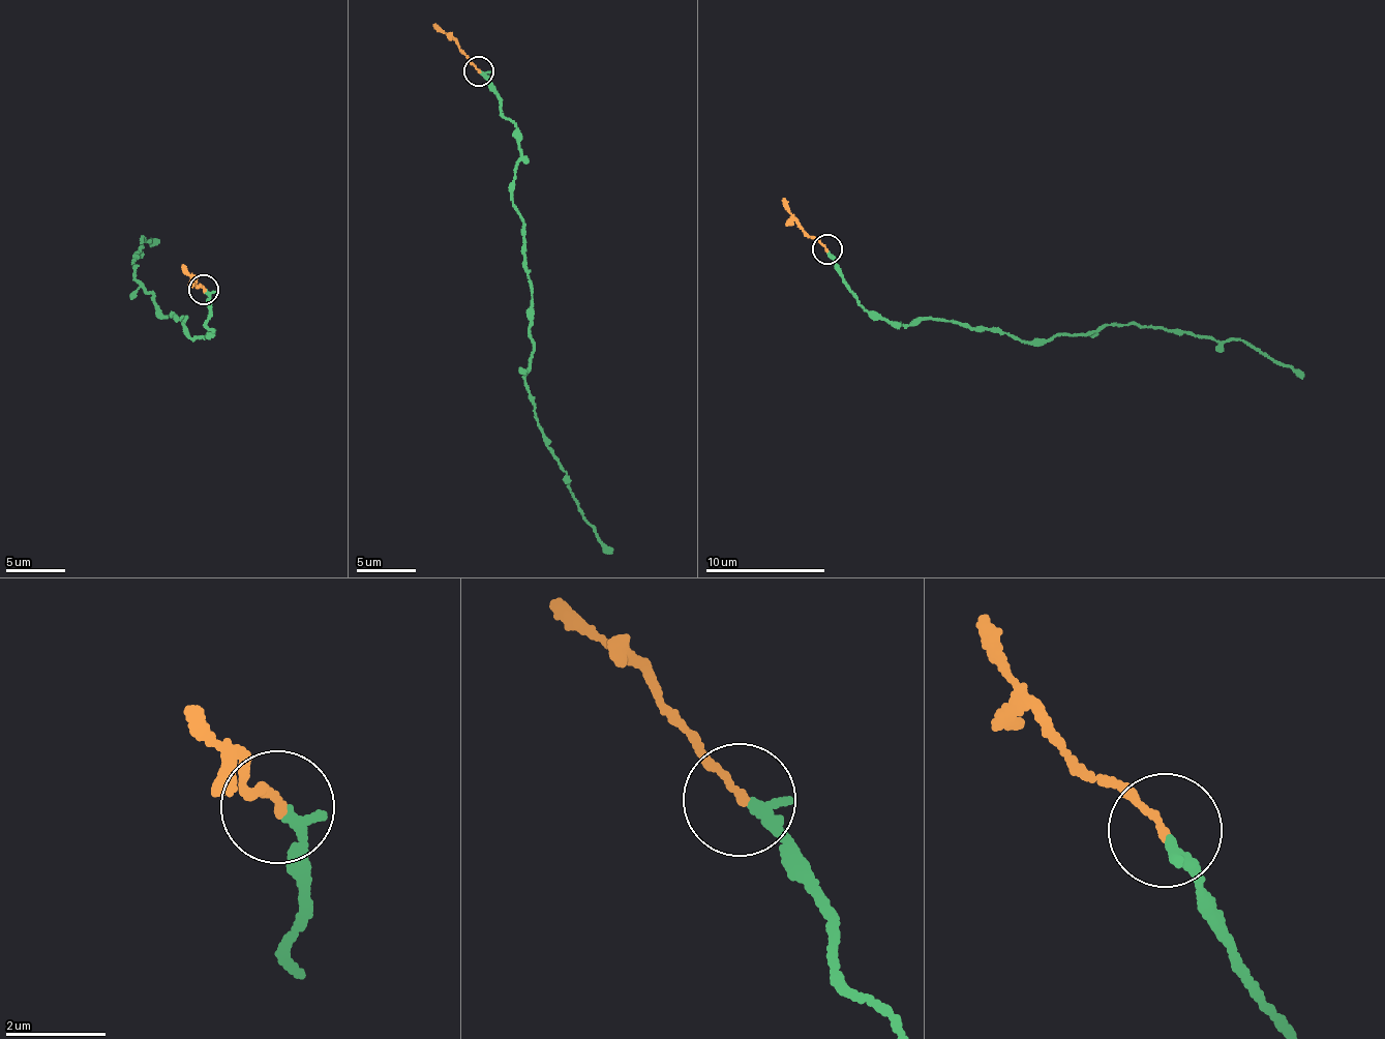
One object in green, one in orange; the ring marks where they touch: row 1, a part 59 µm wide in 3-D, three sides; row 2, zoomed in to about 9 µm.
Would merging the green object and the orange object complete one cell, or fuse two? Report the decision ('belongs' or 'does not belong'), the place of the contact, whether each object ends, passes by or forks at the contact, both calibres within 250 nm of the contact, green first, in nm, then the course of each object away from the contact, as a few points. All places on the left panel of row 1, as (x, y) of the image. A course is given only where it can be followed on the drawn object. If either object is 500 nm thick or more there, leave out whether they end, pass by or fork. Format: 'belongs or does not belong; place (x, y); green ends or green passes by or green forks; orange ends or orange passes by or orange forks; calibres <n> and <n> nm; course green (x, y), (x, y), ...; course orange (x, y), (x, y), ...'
belongs; place (204, 290); green ends; orange ends; calibres 240 and 160 nm; course green (205, 292), (211, 330), (190, 338), (180, 323), (185, 316), (163, 317), (131, 268), (140, 237), (155, 241); course orange (205, 289), (183, 266)

